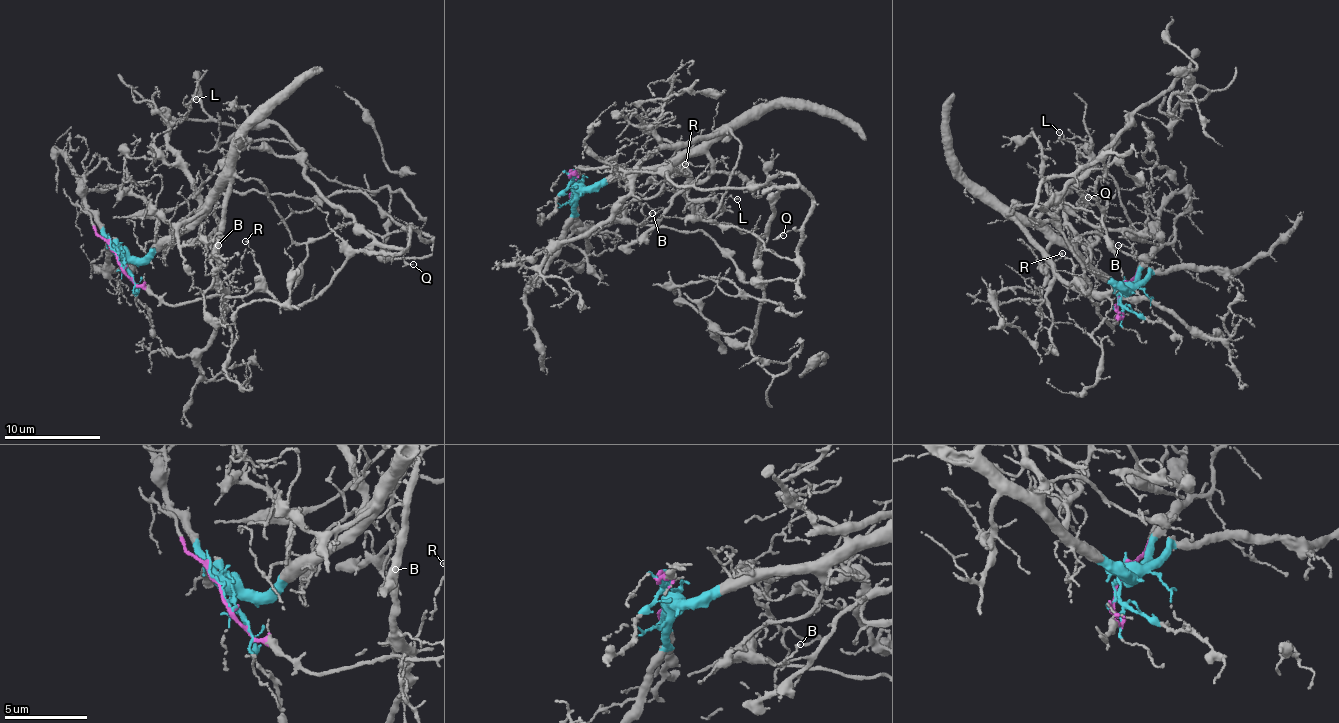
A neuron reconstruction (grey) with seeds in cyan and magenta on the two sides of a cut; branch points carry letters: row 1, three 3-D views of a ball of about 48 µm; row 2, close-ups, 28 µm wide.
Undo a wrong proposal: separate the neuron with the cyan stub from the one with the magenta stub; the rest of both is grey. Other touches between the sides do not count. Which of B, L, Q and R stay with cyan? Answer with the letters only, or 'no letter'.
B, L

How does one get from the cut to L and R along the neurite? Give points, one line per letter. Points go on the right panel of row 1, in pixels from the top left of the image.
L: (1119, 296), (1123, 287), (1089, 266), (1067, 214), (1064, 192), (1081, 180), (1090, 143), (1059, 137), (1060, 131)
R: (1119, 296), (1122, 315), (1112, 327), (1095, 313), (1095, 303), (1073, 274), (1073, 263), (1063, 254)

